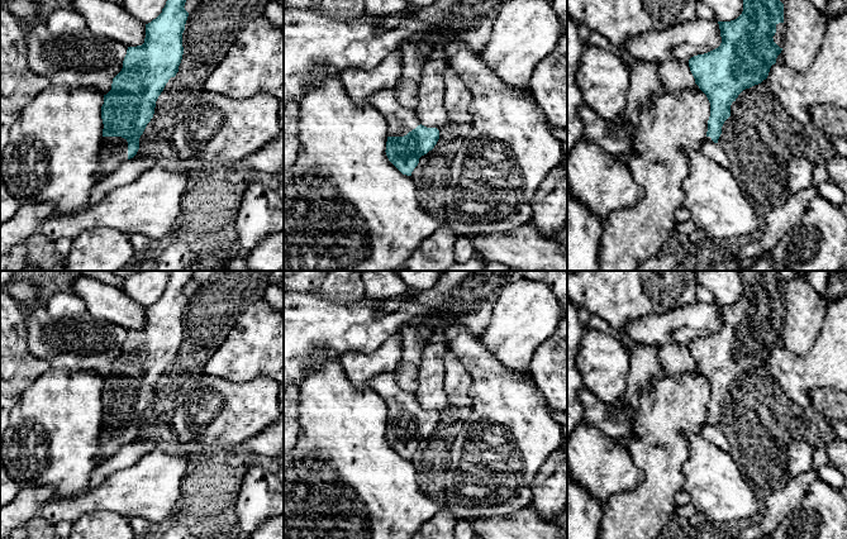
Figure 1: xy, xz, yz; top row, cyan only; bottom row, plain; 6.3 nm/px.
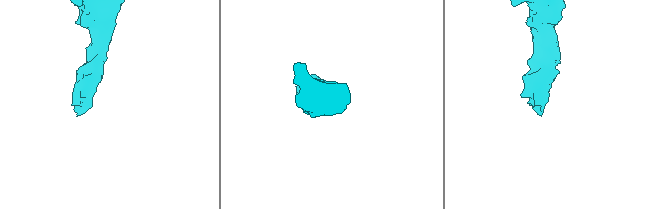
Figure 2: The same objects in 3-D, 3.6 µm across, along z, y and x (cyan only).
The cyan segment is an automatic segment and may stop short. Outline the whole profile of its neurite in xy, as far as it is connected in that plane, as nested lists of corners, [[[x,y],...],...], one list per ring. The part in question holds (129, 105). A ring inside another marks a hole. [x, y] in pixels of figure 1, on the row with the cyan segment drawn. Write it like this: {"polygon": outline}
{"polygon": [[[167,0],[162,13],[146,24],[146,38],[142,46],[128,47],[122,71],[113,78],[111,90],[104,95],[101,119],[104,124],[103,139],[99,154],[101,173],[105,176],[114,172],[123,162],[133,158],[139,149],[139,138],[154,114],[156,101],[171,77],[179,72],[182,59],[182,33],[189,13],[185,10],[186,0]]]}

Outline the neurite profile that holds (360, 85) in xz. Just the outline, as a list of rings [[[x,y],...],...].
[[[400,48],[389,53],[372,70],[348,68],[339,73],[342,86],[352,101],[357,104],[367,100],[381,90],[395,89],[401,77]]]

